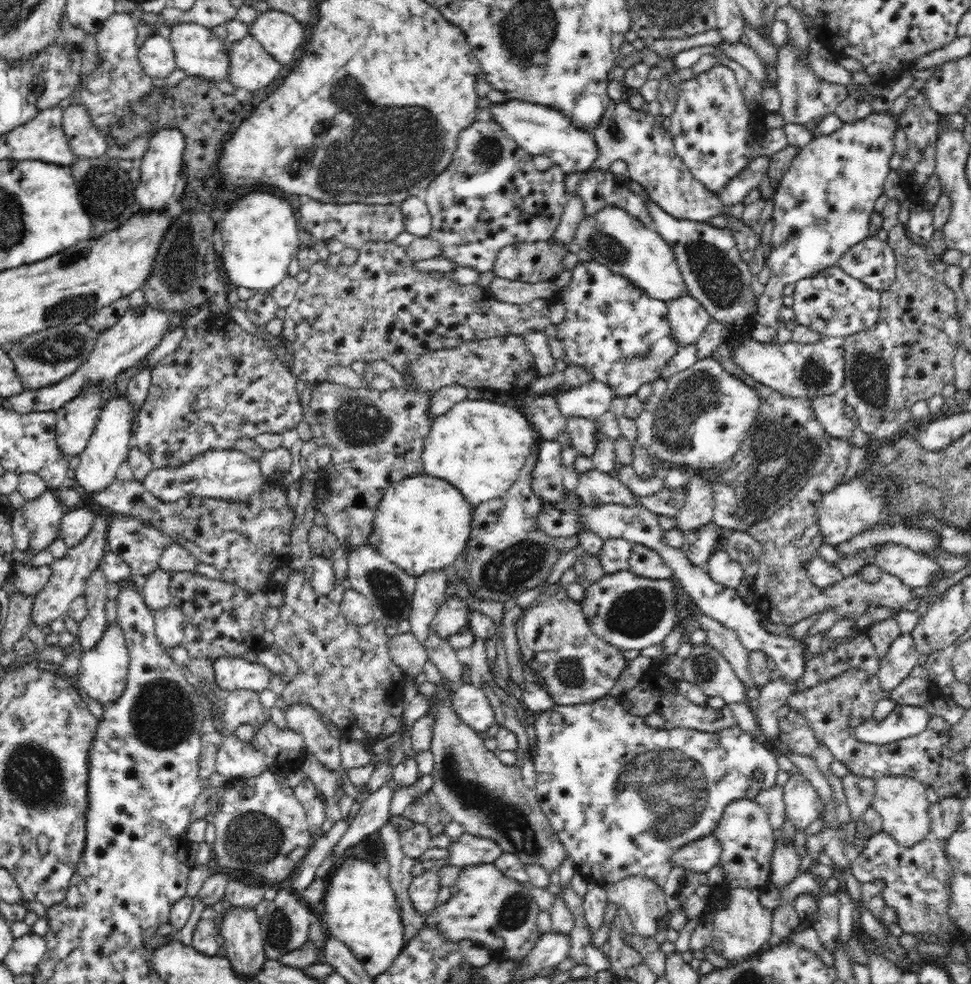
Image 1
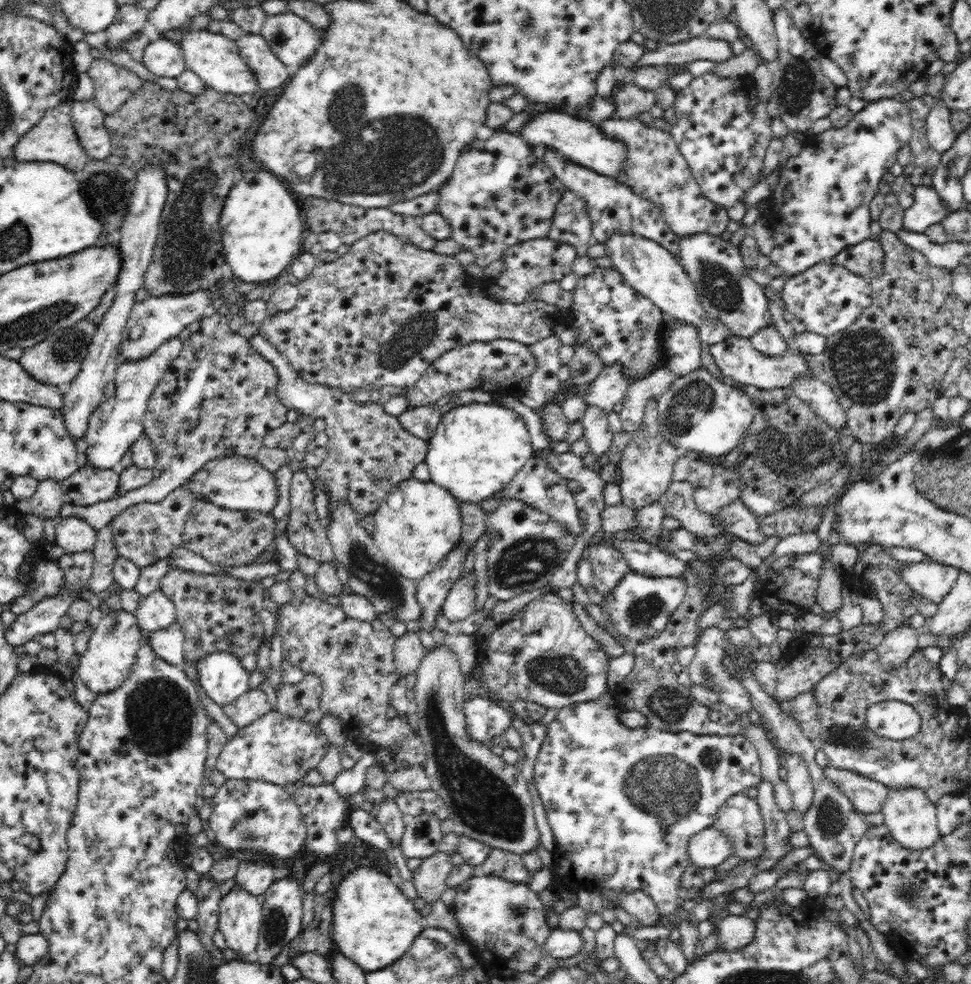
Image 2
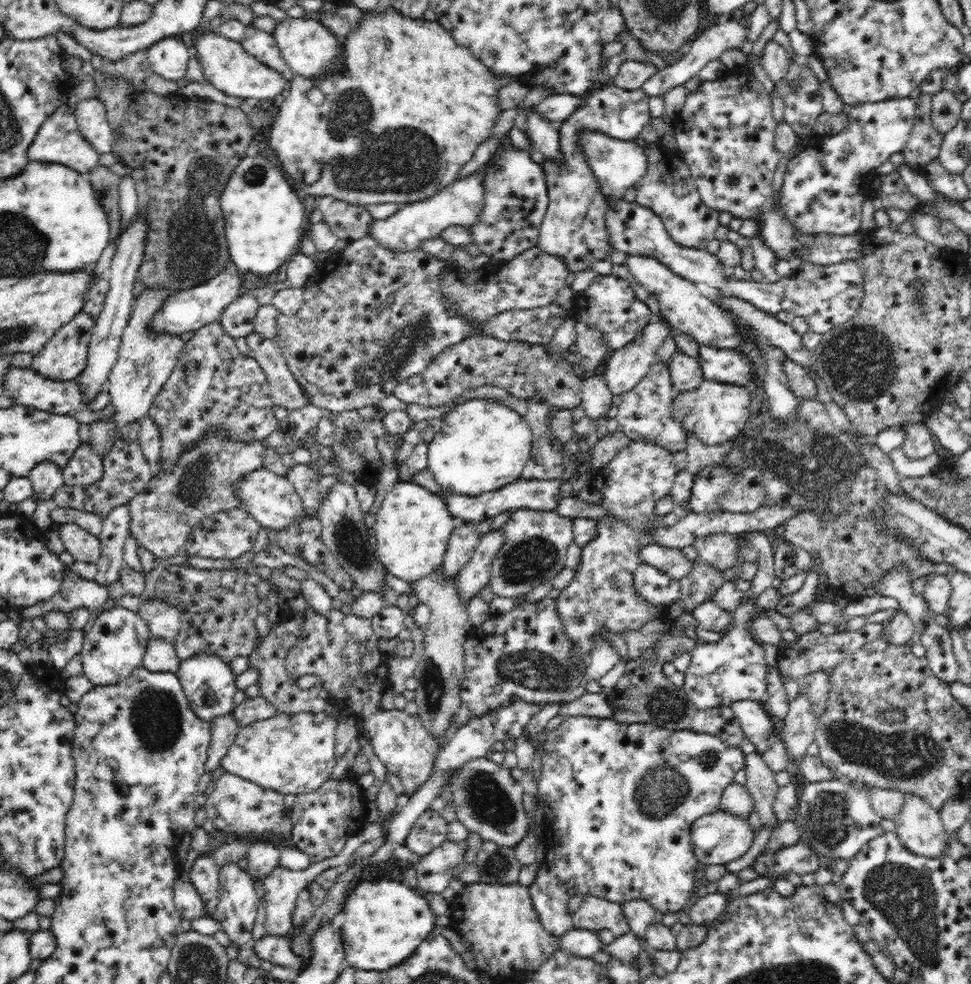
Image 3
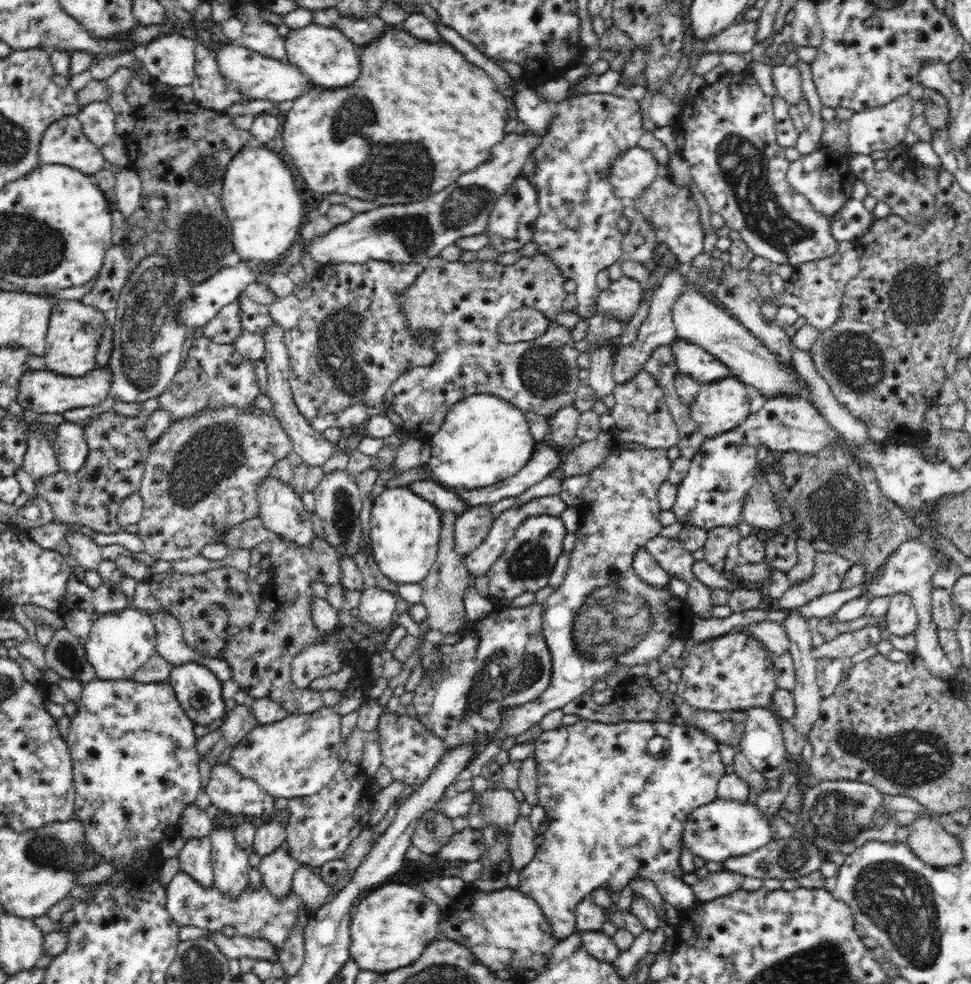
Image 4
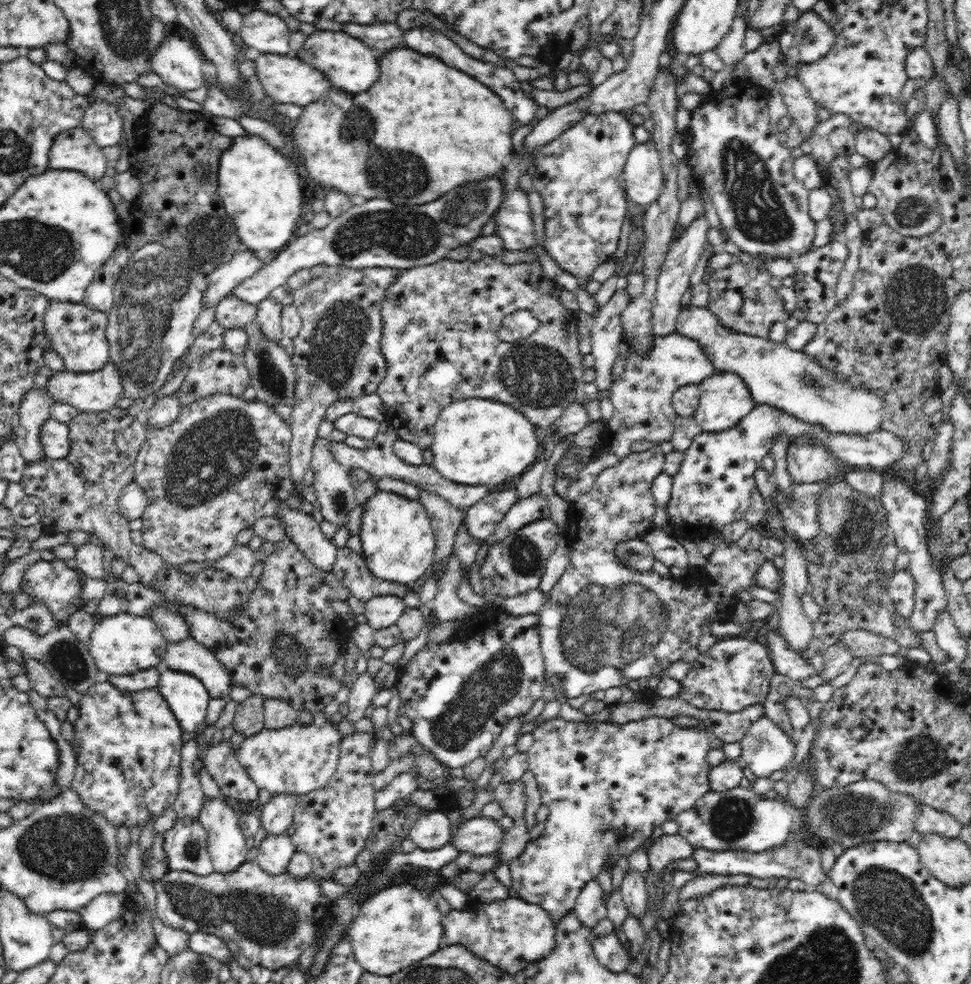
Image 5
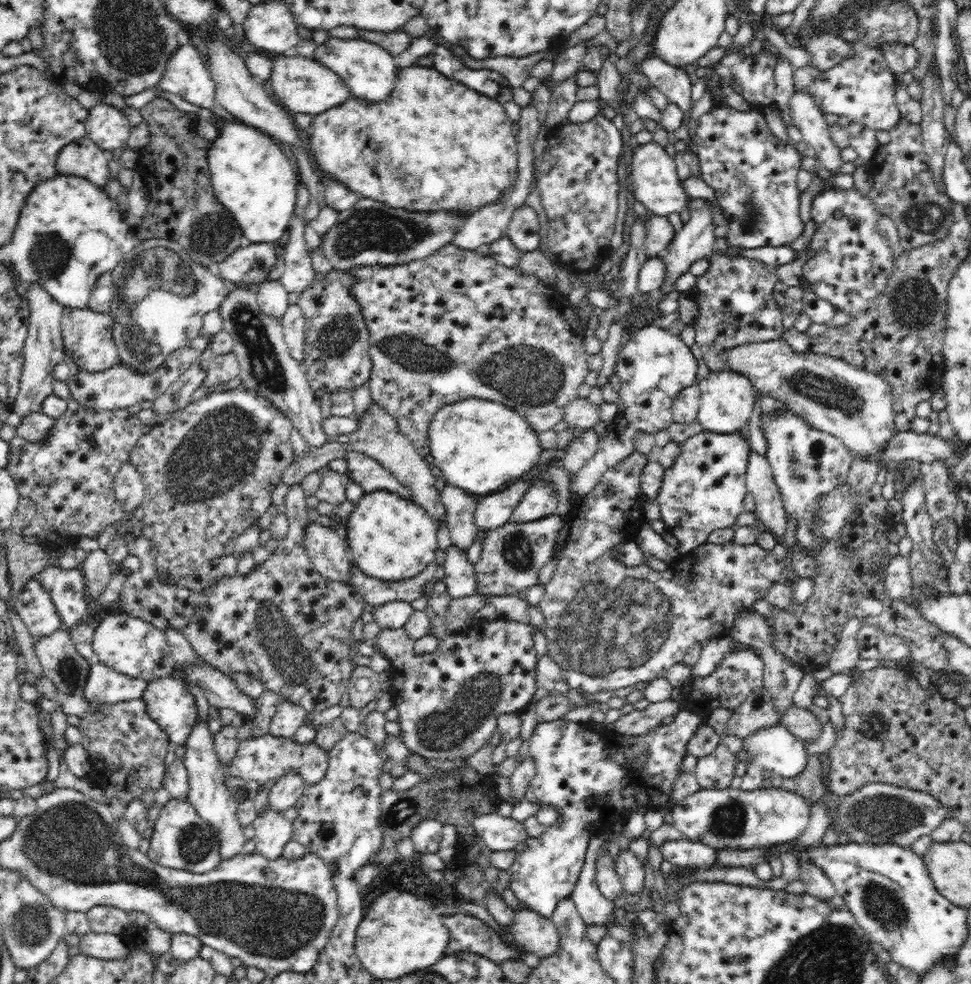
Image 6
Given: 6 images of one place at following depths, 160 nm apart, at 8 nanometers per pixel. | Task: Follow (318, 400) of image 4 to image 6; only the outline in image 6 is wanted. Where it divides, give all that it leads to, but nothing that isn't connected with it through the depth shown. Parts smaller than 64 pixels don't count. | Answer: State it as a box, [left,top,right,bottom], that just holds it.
[112,269,372,714]

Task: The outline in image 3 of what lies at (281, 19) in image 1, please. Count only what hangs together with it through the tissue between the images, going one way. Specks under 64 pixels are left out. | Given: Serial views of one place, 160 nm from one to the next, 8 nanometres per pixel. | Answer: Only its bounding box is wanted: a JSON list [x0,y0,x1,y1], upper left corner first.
[272,16,345,78]

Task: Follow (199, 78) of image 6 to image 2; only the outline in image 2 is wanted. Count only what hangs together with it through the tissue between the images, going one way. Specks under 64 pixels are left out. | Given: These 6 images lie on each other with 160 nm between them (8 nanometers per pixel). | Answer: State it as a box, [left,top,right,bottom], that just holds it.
[143,36,187,78]

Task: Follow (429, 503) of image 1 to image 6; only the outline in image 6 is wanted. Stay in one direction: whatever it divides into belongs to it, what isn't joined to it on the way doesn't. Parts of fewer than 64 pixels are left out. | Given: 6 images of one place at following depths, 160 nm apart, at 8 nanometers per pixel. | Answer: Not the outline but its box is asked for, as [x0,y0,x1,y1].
[345,491,439,581]

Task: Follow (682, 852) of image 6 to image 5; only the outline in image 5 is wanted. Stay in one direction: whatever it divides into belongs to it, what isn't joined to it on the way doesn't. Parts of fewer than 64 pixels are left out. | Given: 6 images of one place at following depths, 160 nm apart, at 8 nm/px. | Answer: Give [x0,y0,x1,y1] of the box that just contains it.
[690,837,829,889]

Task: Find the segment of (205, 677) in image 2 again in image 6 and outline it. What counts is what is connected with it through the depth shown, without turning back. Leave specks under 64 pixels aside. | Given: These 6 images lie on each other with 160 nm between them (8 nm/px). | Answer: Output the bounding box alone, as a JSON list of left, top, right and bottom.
[140,678,198,746]

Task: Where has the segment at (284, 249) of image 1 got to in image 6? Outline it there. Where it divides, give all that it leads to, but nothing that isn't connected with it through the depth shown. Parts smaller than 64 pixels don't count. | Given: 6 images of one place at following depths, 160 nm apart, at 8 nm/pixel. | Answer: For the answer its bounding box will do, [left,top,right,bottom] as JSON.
[199,109,299,242]

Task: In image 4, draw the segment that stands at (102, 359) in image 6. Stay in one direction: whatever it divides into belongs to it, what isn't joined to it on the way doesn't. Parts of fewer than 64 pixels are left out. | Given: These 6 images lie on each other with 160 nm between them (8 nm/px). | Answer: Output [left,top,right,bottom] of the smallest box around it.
[44,300,109,376]

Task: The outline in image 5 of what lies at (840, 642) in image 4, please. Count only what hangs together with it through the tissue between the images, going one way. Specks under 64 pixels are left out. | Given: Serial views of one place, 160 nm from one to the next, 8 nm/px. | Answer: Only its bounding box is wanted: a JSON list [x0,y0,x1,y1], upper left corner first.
[839,629,902,658]

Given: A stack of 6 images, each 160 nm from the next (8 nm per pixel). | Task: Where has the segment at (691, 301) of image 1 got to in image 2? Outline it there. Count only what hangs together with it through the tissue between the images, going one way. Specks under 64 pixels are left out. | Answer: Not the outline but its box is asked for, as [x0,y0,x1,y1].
[664,324,702,377]

